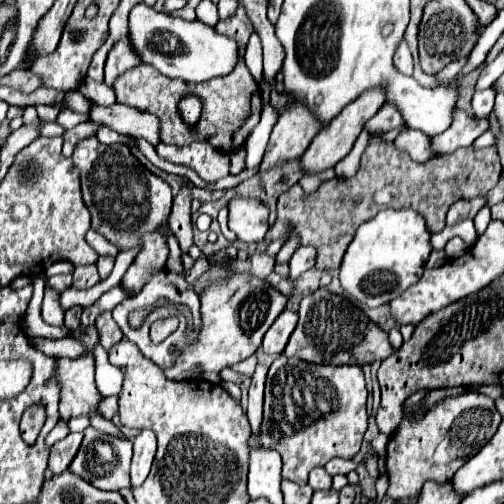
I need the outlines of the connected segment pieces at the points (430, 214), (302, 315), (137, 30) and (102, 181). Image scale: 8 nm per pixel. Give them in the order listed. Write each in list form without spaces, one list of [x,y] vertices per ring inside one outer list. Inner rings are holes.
[[[371,135],[367,149],[361,155],[361,165],[357,175],[347,177],[347,179],[331,179],[327,183],[323,183],[315,193],[303,193],[303,189],[299,185],[293,185],[289,191],[285,191],[279,201],[277,201],[277,221],[275,225],[269,229],[267,233],[267,241],[279,239],[291,225],[293,225],[293,233],[301,235],[301,245],[311,245],[317,249],[317,269],[319,271],[337,271],[343,259],[343,253],[347,251],[347,245],[353,241],[355,237],[355,229],[363,223],[369,221],[371,217],[375,217],[379,213],[379,209],[383,209],[383,205],[379,207],[375,201],[375,191],[381,191],[385,187],[395,187],[399,193],[399,207],[411,207],[417,213],[421,213],[427,221],[427,227],[431,233],[439,233],[445,227],[445,215],[449,205],[453,205],[459,199],[473,199],[479,195],[487,195],[489,189],[493,189],[499,181],[501,175],[501,163],[499,163],[499,155],[495,147],[487,147],[487,149],[457,149],[455,153],[449,155],[435,155],[431,161],[427,163],[415,163],[411,161],[411,157],[405,151],[399,151],[393,143],[387,143],[381,139],[381,135]]]
[[[319,287],[299,303],[299,323],[285,347],[287,357],[299,357],[307,363],[337,363],[337,365],[365,365],[383,361],[395,349],[391,347],[387,333],[379,329],[359,307],[349,299]]]
[[[139,3],[129,13],[129,37],[141,61],[155,65],[163,75],[191,83],[203,83],[213,77],[225,77],[239,61],[237,41],[215,33],[201,21],[185,21],[171,13],[157,13],[153,7]]]
[[[97,137],[81,141],[75,147],[71,159],[81,171],[81,191],[83,201],[91,213],[91,227],[107,239],[111,239],[111,243],[123,251],[143,241],[143,251],[137,255],[123,279],[123,283],[127,283],[129,289],[139,293],[147,277],[155,273],[153,267],[165,267],[165,261],[169,257],[167,241],[157,229],[163,227],[169,219],[173,203],[171,187],[163,179],[143,169],[125,145],[103,145],[97,141]]]

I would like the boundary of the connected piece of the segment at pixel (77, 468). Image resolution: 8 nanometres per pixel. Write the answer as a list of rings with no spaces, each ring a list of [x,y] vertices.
[[[93,427],[85,429],[85,439],[81,443],[81,449],[77,457],[71,463],[71,471],[95,485],[101,491],[119,491],[123,487],[131,487],[129,483],[129,463],[131,463],[133,443],[121,437],[109,437],[105,433],[99,433]]]

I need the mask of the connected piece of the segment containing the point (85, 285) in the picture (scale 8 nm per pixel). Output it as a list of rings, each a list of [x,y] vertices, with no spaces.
[[[96,265],[75,267],[75,271],[73,271],[73,287],[77,287],[77,289],[89,289],[95,283],[99,283]]]

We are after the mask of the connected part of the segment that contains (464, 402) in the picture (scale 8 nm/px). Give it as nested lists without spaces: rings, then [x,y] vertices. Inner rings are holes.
[[[479,391],[445,397],[443,401],[425,407],[423,413],[415,417],[419,407],[423,407],[423,403],[405,407],[403,419],[387,445],[387,495],[391,499],[417,497],[427,479],[439,483],[451,481],[455,471],[491,441],[501,423],[501,415],[497,413],[495,403],[491,403],[491,397]]]

